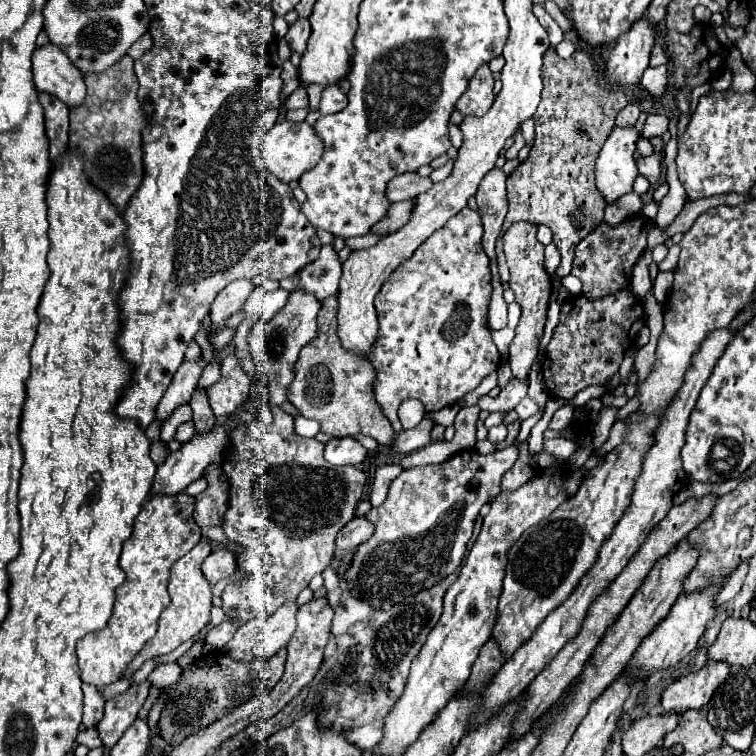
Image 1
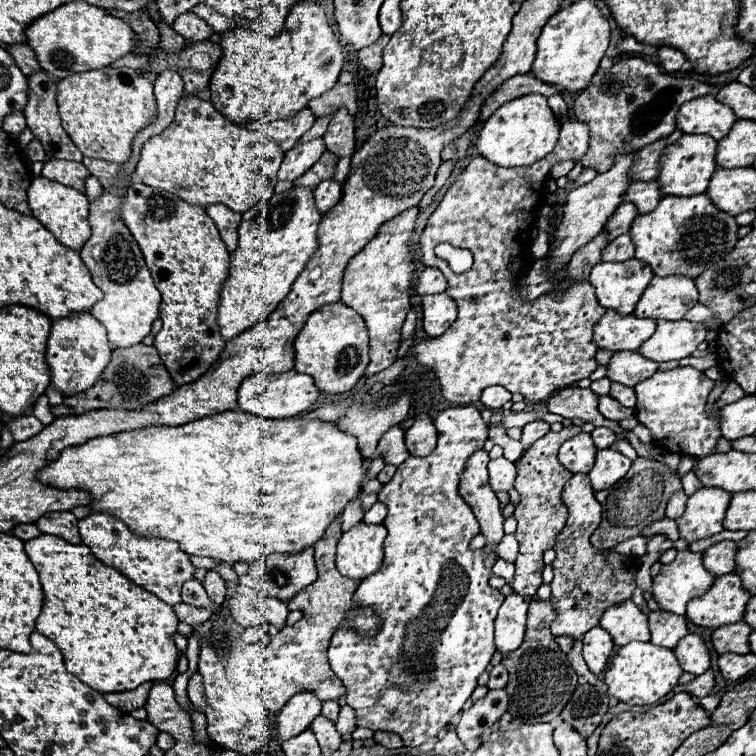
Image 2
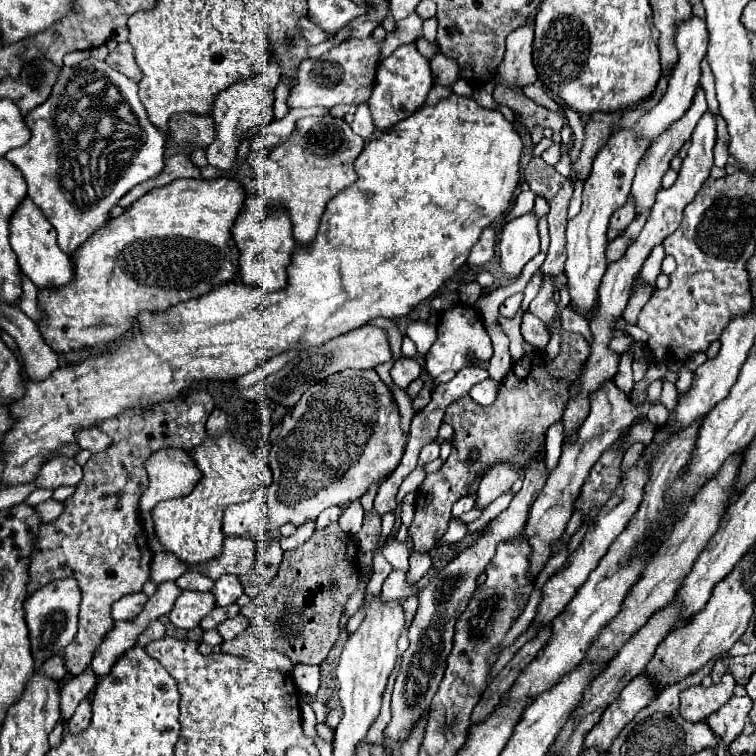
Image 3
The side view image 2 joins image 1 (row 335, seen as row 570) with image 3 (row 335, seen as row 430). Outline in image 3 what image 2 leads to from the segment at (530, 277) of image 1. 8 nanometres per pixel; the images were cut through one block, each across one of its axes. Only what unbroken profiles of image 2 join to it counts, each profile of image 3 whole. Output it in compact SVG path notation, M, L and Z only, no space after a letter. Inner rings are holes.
M560 330L560 352L558 352L558 356L552 360L544 360L542 354L524 356L504 376L504 380L500 382L500 388L498 388L498 396L490 406L480 406L480 404L472 402L470 396L462 396L462 400L456 400L454 404L450 404L450 408L446 408L444 422L448 422L454 428L452 452L438 472L428 474L424 478L424 482L416 494L416 514L414 514L414 520L408 528L410 538L414 542L412 550L428 552L434 546L434 542L448 530L448 522L452 518L452 514L450 514L452 504L462 496L474 494L478 490L480 476L486 470L490 470L490 466L500 464L502 460L518 460L518 466L524 466L526 460L530 460L530 456L534 456L534 452L538 452L538 448L544 448L546 432L552 424L556 424L560 420L560 416L562 416L562 412L570 400L570 386L578 380L580 368L586 362L588 354L590 354L590 346L580 334Z

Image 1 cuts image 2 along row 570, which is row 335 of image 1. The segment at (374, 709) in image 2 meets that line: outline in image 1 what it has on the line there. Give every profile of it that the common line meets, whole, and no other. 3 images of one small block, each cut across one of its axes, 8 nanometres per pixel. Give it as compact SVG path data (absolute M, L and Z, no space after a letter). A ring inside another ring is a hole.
M468 206L452 216L440 230L420 244L412 258L390 274L382 288L384 300L376 300L378 340L368 360L376 370L376 380L372 384L374 400L390 420L394 432L402 432L396 410L404 400L416 398L424 404L426 412L436 412L456 404L466 392L474 390L482 378L498 370L500 352L486 326L490 292L488 256L482 248L482 220L480 214Z

